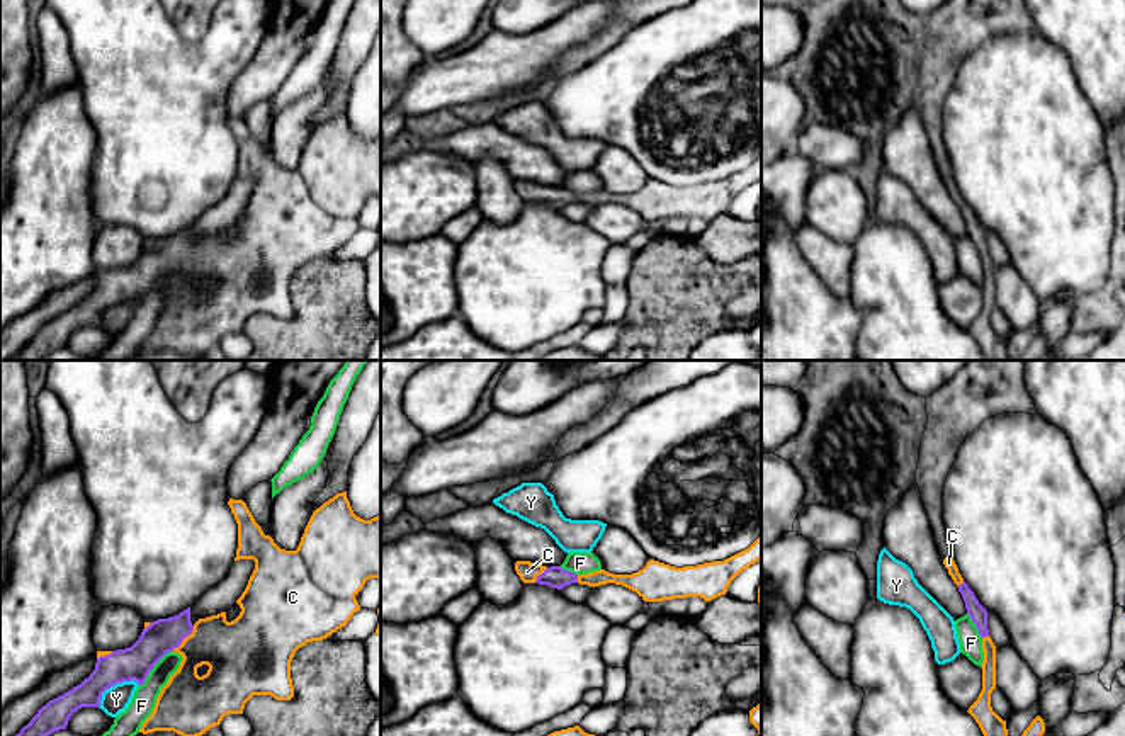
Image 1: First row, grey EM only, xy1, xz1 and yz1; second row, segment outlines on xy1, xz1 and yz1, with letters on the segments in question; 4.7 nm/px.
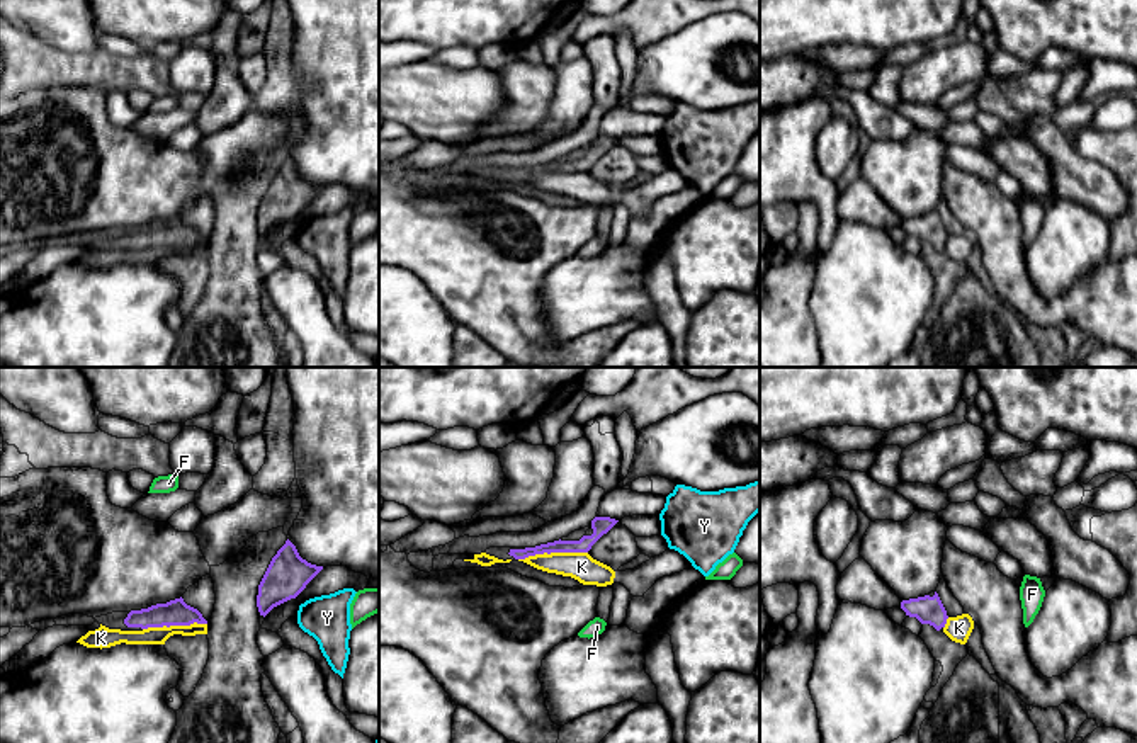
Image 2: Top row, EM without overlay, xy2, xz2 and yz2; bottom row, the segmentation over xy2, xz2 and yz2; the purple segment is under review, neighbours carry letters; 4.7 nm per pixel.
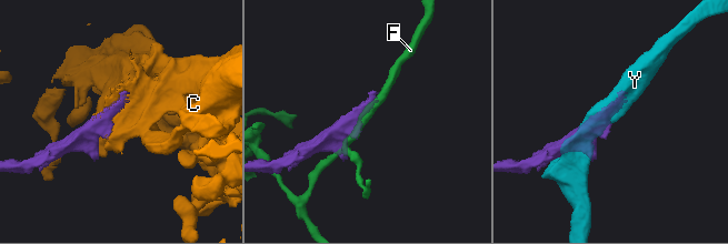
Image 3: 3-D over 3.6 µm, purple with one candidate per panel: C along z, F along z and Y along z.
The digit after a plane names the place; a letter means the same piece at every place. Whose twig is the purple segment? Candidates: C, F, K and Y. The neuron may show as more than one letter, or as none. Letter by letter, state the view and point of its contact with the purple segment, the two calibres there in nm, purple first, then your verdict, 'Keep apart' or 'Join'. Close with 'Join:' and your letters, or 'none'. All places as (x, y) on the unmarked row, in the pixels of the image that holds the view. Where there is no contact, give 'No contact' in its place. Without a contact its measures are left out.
C: Touches purple at xy1 (184, 257). Thickness 160 nm (purple) against 300 nm. Join
F: Touches purple at xy1 (153, 284). Thickness 160 nm (purple) against 120 nm. Keep apart
K: Touches purple at xz2 (553, 170). Thickness 70 nm (purple) against 140 nm. Keep apart
Y: Touches purple at xy1 (113, 305). Thickness 160 nm (purple) against 130 nm. Keep apart
Join: C

